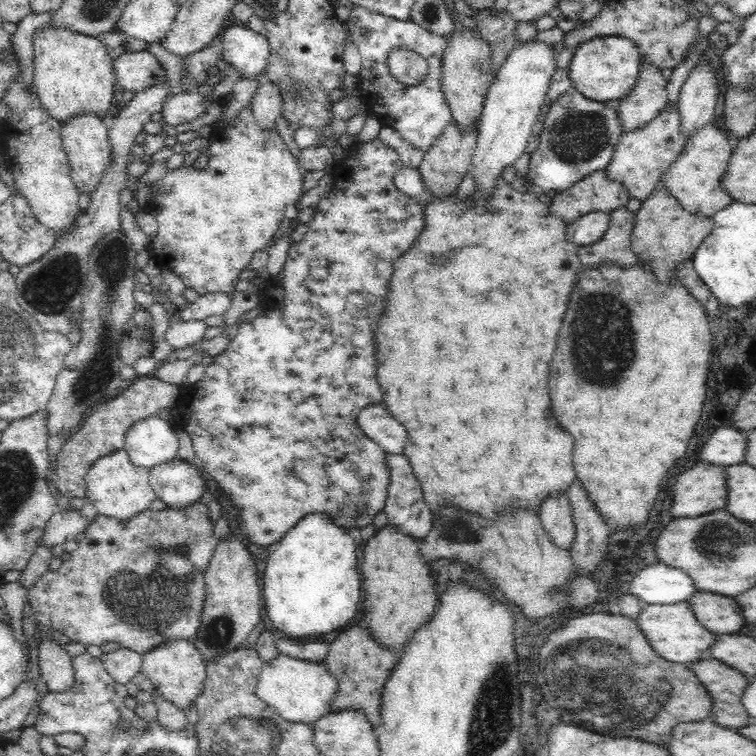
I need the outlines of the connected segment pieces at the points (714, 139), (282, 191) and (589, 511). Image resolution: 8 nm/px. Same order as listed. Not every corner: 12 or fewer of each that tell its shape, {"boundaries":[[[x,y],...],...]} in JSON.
{"boundaries":[[[712,121],[688,137],[660,185],[713,218],[734,144]],[[251,105],[151,184],[157,265],[231,300],[305,173]],[[578,480],[567,492],[575,528],[567,550],[594,572],[604,558],[610,526]]]}

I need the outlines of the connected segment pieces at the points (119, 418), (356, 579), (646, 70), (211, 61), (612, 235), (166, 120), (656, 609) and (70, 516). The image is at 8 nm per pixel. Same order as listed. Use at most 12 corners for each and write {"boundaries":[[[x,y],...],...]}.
{"boundaries":[[[137,377],[96,406],[67,436],[53,486],[85,496],[101,457],[124,449],[126,431],[161,408],[180,387]],[[326,512],[269,545],[261,594],[290,638],[338,630],[362,596]],[[641,64],[619,100],[626,131],[648,124],[669,104],[662,69]],[[223,30],[202,50],[181,58],[195,82],[207,82],[207,69],[221,58]],[[635,214],[609,215],[605,236],[578,249],[581,268],[639,261],[631,249]],[[198,90],[168,95],[161,107],[166,128],[198,121],[210,99]],[[686,601],[643,604],[636,623],[667,663],[711,658],[716,634]],[[57,509],[40,539],[51,549],[85,532],[82,512]]]}

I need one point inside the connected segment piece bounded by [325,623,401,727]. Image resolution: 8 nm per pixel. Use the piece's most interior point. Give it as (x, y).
(361, 665)

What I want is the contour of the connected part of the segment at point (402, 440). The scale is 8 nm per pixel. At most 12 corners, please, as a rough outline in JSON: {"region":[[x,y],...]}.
{"region":[[382,404],[358,415],[362,432],[386,452],[402,453],[406,430]]}

